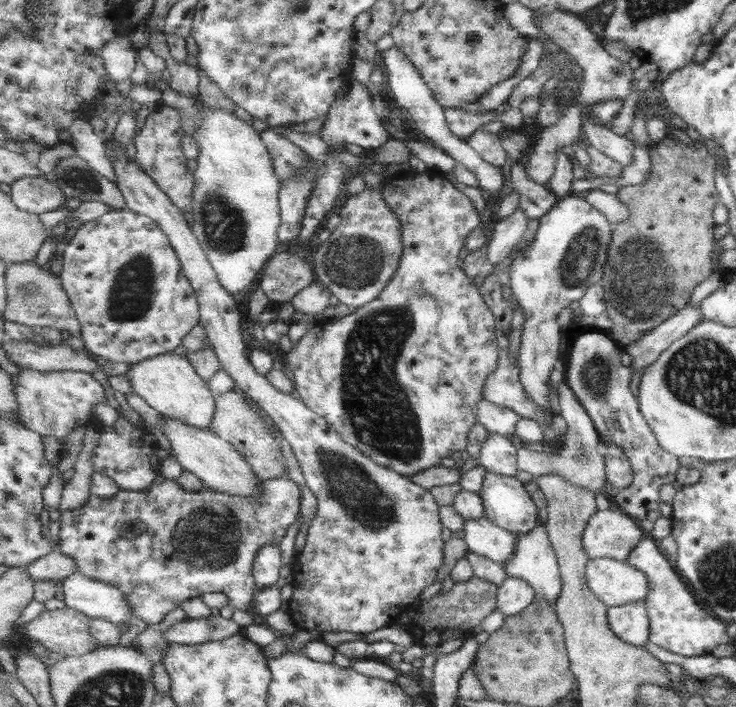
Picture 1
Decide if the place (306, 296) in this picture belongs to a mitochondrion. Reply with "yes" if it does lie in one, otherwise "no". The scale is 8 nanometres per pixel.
no

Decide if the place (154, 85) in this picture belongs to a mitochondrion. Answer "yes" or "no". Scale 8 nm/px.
no

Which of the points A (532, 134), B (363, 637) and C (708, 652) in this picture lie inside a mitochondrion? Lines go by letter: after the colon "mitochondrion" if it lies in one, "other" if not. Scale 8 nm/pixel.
A: other
B: other
C: other

